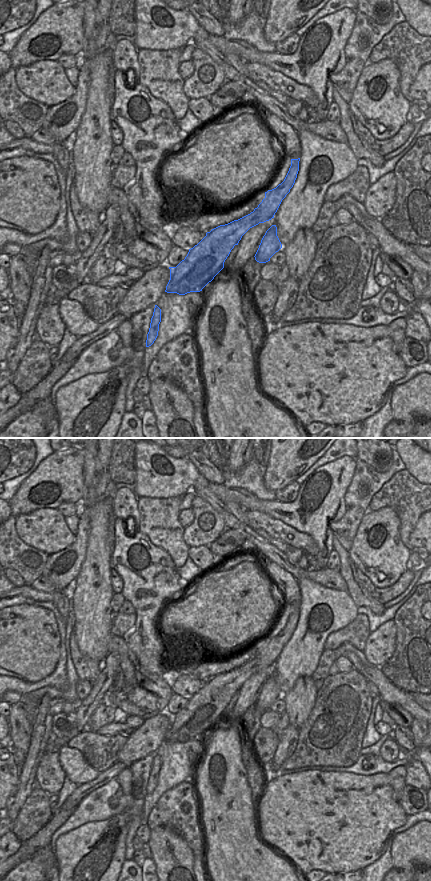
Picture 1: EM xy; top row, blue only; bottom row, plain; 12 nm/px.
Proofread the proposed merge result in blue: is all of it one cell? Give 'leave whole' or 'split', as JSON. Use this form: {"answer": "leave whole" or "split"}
{"answer": "split"}

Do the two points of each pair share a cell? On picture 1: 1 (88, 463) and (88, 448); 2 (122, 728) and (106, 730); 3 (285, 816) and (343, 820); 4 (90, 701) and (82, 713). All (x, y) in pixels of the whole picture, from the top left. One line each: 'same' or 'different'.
1: same
2: same
3: same
4: same

